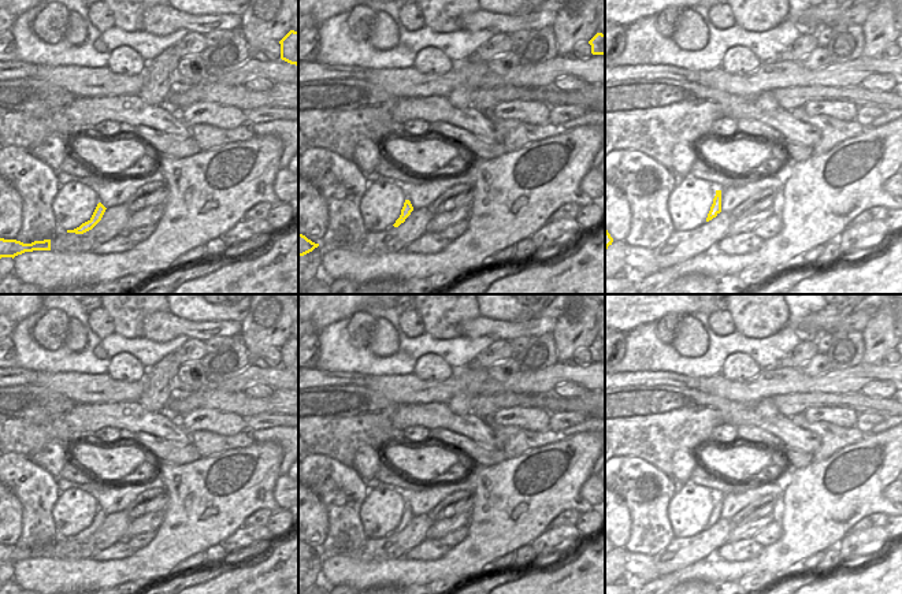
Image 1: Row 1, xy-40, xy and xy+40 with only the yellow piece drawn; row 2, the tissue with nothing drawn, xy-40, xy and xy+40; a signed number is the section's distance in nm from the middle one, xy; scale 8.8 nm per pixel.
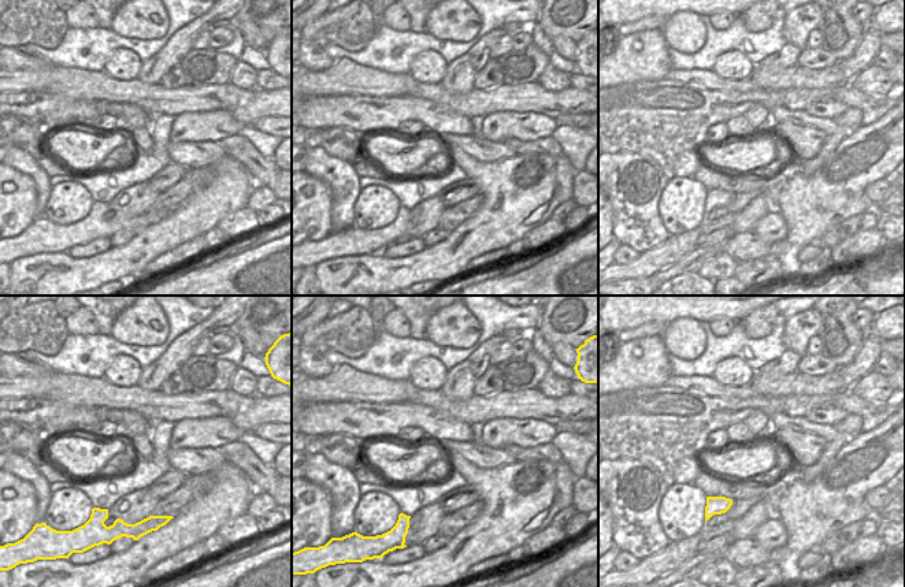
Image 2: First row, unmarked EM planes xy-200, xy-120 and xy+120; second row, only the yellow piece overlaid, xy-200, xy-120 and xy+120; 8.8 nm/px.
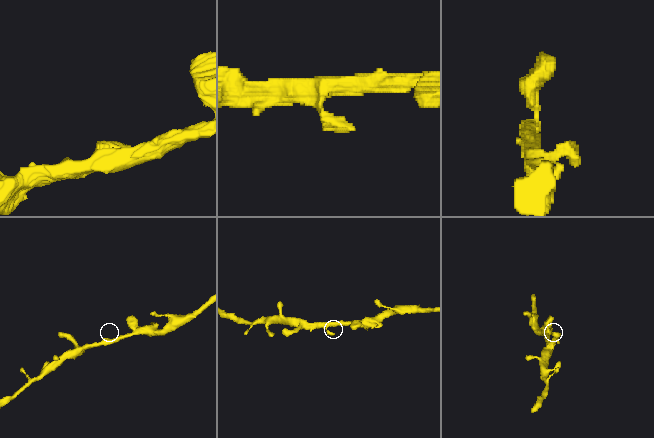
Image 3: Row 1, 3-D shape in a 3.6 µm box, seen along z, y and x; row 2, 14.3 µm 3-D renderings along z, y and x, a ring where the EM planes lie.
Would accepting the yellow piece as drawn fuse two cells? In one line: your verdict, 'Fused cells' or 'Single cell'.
Single cell

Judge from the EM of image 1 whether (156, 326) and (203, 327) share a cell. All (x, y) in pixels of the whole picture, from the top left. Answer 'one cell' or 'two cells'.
one cell

